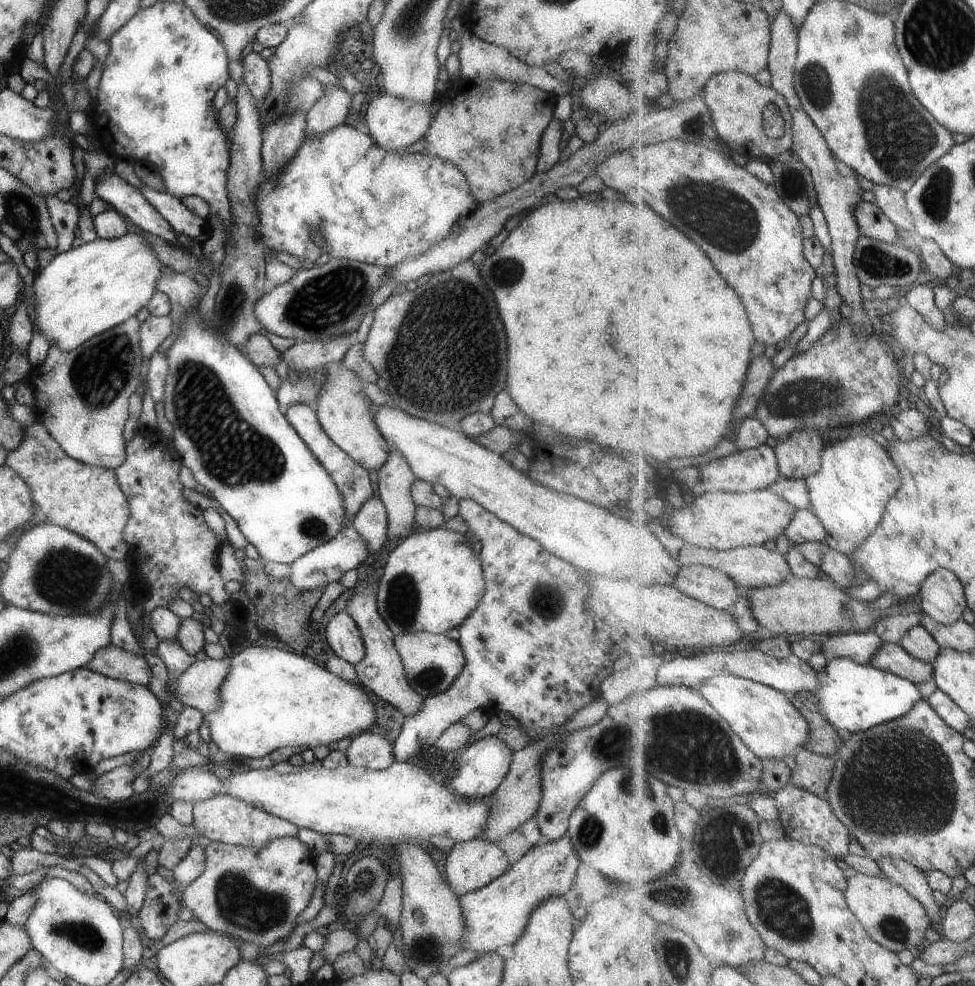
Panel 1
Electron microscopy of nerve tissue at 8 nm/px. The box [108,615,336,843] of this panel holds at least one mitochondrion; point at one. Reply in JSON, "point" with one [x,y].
{"point":[155,799]}

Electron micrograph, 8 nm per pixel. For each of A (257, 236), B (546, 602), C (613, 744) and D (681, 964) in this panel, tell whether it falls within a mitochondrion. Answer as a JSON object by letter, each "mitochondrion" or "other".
{"A":"other","B":"mitochondrion","C":"mitochondrion","D":"mitochondrion"}

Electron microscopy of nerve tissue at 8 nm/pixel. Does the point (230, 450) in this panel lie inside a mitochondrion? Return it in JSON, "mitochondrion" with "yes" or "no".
{"mitochondrion":"yes"}

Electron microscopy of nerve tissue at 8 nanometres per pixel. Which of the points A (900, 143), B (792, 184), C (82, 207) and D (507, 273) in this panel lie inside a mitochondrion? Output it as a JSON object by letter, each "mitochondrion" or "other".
{"A":"mitochondrion","B":"mitochondrion","C":"other","D":"mitochondrion"}

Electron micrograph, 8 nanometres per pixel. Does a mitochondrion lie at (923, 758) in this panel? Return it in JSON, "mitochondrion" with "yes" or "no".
{"mitochondrion":"yes"}

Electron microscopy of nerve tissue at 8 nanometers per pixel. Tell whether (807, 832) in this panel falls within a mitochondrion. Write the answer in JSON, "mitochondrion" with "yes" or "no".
{"mitochondrion":"no"}

